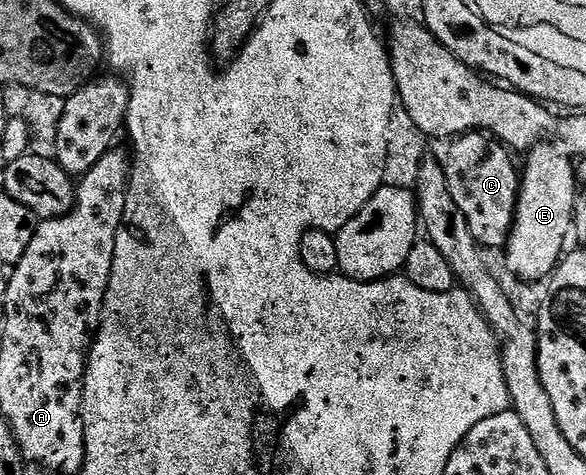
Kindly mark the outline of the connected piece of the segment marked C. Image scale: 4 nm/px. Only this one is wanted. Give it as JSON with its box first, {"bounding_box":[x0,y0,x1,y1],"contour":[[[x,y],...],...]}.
{"bounding_box":[441,131,521,250],"contour":[[[487,131],[460,133],[448,145],[451,146],[447,149],[447,158],[442,158],[441,164],[453,200],[457,202],[457,207],[461,207],[461,215],[465,215],[465,223],[469,223],[469,231],[473,231],[480,246],[488,250],[489,248],[502,250],[511,235],[511,224],[515,221],[515,205],[519,201],[521,173],[517,165],[515,169],[515,161],[511,158],[512,150]]]}

